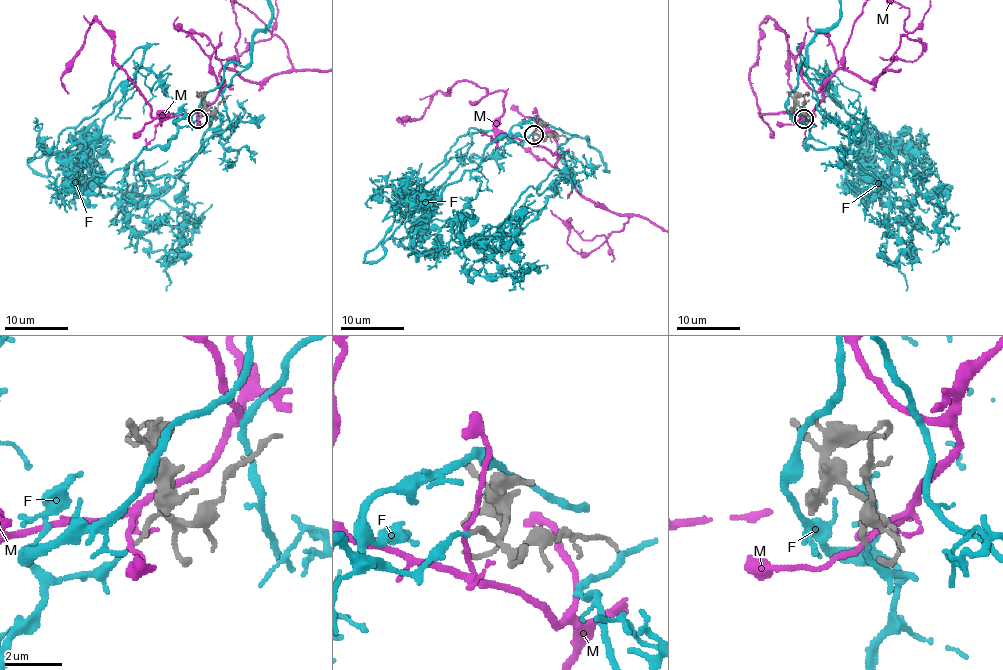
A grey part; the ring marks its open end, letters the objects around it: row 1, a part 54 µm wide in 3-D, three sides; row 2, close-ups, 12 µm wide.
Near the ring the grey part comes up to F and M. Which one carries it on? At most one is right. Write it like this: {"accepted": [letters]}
{"accepted": ["F"]}

